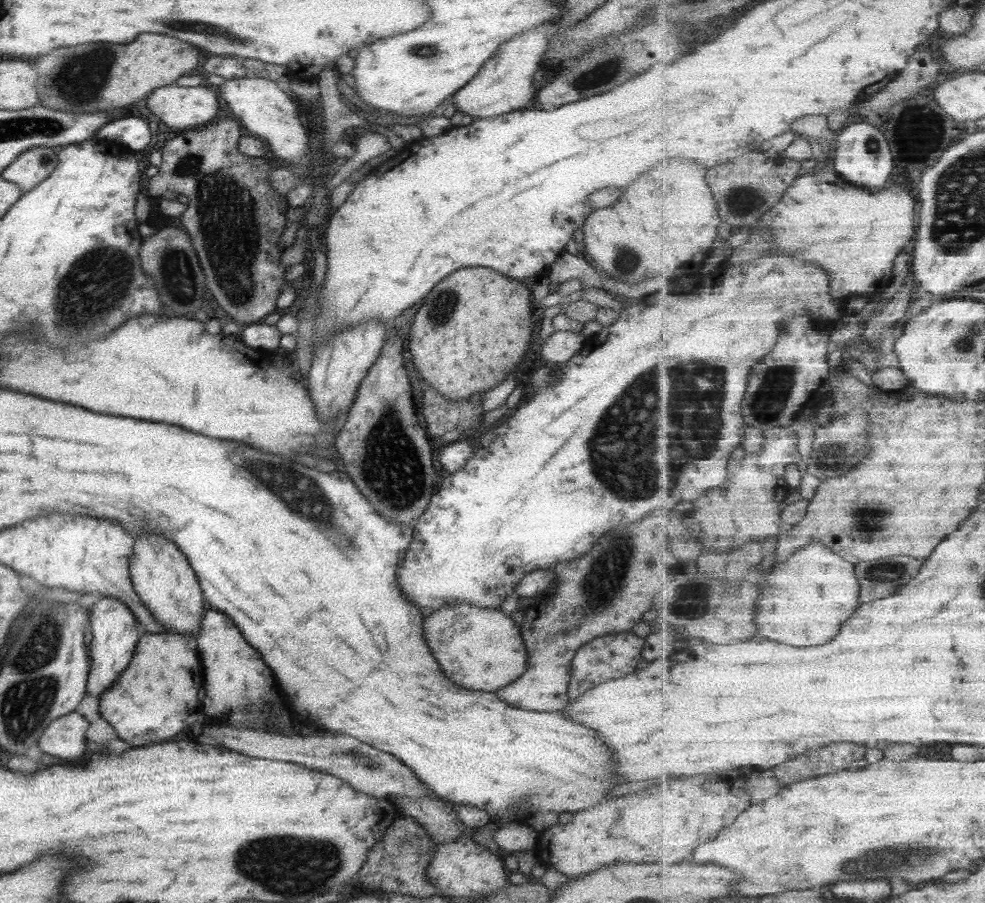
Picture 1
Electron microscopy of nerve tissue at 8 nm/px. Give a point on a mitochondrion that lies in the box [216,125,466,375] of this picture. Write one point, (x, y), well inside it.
(443, 305)

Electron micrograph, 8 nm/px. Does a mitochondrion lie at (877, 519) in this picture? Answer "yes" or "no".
yes

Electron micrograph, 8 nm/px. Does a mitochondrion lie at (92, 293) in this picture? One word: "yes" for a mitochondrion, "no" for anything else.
yes

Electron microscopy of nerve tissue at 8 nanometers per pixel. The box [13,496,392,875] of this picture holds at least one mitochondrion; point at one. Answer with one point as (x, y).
(358, 756)

